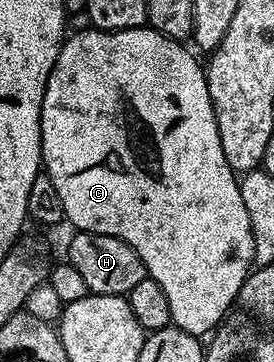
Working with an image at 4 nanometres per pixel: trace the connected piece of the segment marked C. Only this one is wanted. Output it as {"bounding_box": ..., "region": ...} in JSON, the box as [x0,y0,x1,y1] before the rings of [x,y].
{"bounding_box":[42,26,254,338],"region":[[[91,26],[91,27],[89,27],[89,28],[87,28],[87,29],[86,29],[86,31],[85,31],[85,32],[75,32],[75,33],[73,33],[73,34],[70,34],[70,35],[67,35],[67,36],[66,36],[66,37],[65,37],[65,39],[63,39],[63,42],[62,42],[62,48],[61,48],[61,49],[60,49],[60,51],[59,51],[59,52],[58,52],[58,57],[57,57],[57,58],[56,58],[56,62],[55,62],[55,63],[54,63],[54,65],[53,65],[53,66],[52,66],[52,70],[51,70],[51,71],[50,71],[50,73],[49,73],[49,74],[48,74],[48,82],[47,82],[47,83],[46,83],[46,89],[45,89],[45,90],[44,90],[44,102],[43,102],[43,103],[42,103],[42,168],[43,168],[43,169],[44,169],[44,175],[45,175],[45,176],[47,176],[47,177],[48,177],[48,178],[52,178],[52,186],[56,186],[56,191],[58,191],[58,192],[59,192],[59,193],[60,193],[60,202],[64,202],[64,214],[65,214],[65,215],[66,215],[66,220],[67,220],[67,221],[69,221],[69,223],[71,223],[71,222],[72,222],[72,223],[74,223],[74,224],[75,224],[75,225],[74,225],[74,226],[73,226],[73,227],[74,227],[74,228],[75,228],[75,229],[77,229],[77,231],[80,231],[80,232],[95,232],[95,233],[96,233],[96,234],[104,234],[104,235],[105,235],[105,236],[111,236],[111,237],[112,237],[112,238],[120,238],[120,242],[128,242],[128,246],[132,246],[132,250],[136,250],[136,254],[140,254],[140,262],[144,262],[144,266],[145,266],[145,267],[146,267],[146,274],[147,274],[147,277],[149,277],[149,279],[152,279],[152,280],[154,280],[154,281],[155,281],[155,282],[157,282],[157,283],[158,283],[158,284],[159,284],[159,286],[160,286],[160,287],[161,287],[161,288],[162,288],[162,289],[163,289],[163,290],[164,290],[164,294],[165,294],[165,296],[167,296],[167,298],[168,298],[168,310],[169,310],[169,311],[170,311],[170,319],[171,319],[171,321],[172,321],[172,324],[173,324],[173,327],[175,327],[175,328],[179,328],[179,329],[180,329],[180,330],[184,330],[184,331],[185,331],[185,332],[187,332],[187,333],[188,333],[188,334],[192,334],[192,335],[193,335],[193,336],[196,336],[196,337],[199,337],[199,338],[202,338],[202,337],[205,337],[205,336],[206,336],[206,335],[207,335],[207,334],[210,334],[210,333],[213,333],[213,332],[214,332],[214,331],[215,331],[215,329],[217,329],[217,327],[218,327],[218,325],[219,325],[219,324],[221,324],[221,323],[223,323],[223,321],[225,321],[225,320],[226,320],[226,319],[227,319],[227,316],[228,316],[228,313],[226,313],[226,311],[228,311],[228,310],[229,310],[229,308],[230,308],[230,307],[232,307],[232,306],[233,306],[233,307],[235,307],[235,304],[236,304],[236,301],[237,301],[237,299],[238,299],[238,291],[239,291],[239,290],[241,290],[241,288],[242,288],[242,283],[244,283],[244,281],[245,281],[245,280],[246,280],[246,277],[247,277],[247,276],[249,276],[249,275],[250,275],[250,273],[251,273],[251,271],[252,271],[252,265],[253,265],[253,264],[254,264],[254,239],[253,239],[253,238],[252,238],[252,222],[248,222],[248,210],[244,210],[244,198],[243,198],[243,197],[242,197],[242,195],[241,195],[241,194],[240,194],[240,180],[239,180],[239,177],[238,177],[238,176],[237,176],[237,175],[236,175],[236,173],[235,173],[235,171],[234,171],[234,169],[233,169],[233,168],[230,168],[230,167],[229,167],[229,166],[228,166],[228,158],[224,158],[224,146],[220,146],[220,130],[219,130],[219,129],[218,129],[218,123],[217,123],[217,122],[216,122],[216,114],[215,114],[215,113],[214,113],[214,107],[213,107],[213,106],[212,106],[212,98],[211,98],[211,97],[210,97],[210,95],[209,95],[209,94],[208,94],[208,82],[207,82],[207,81],[206,81],[206,69],[205,69],[205,67],[203,67],[203,65],[202,65],[202,64],[201,64],[201,63],[200,63],[200,64],[199,64],[199,65],[198,65],[198,60],[197,60],[197,58],[196,58],[196,57],[194,57],[194,56],[193,56],[193,54],[194,54],[194,55],[195,55],[195,53],[194,53],[194,52],[193,52],[193,51],[191,51],[191,49],[190,49],[190,48],[189,48],[189,47],[187,47],[187,48],[188,48],[188,49],[186,49],[186,47],[187,47],[187,45],[186,45],[186,44],[185,44],[185,43],[182,43],[182,42],[179,42],[179,41],[176,41],[176,40],[173,40],[173,39],[172,39],[172,38],[168,38],[168,37],[167,37],[167,36],[165,36],[165,35],[164,35],[164,34],[160,34],[160,33],[159,33],[159,32],[157,32],[157,31],[156,31],[156,30],[155,30],[155,29],[154,29],[154,28],[152,28],[152,27],[149,27],[149,26],[143,26],[143,27],[139,27],[139,28],[133,28],[133,29],[132,29],[132,30],[120,30],[120,31],[119,31],[119,32],[99,32],[99,31],[98,31],[98,29],[97,29],[97,28],[95,28],[95,27],[93,27],[93,26]]]}

